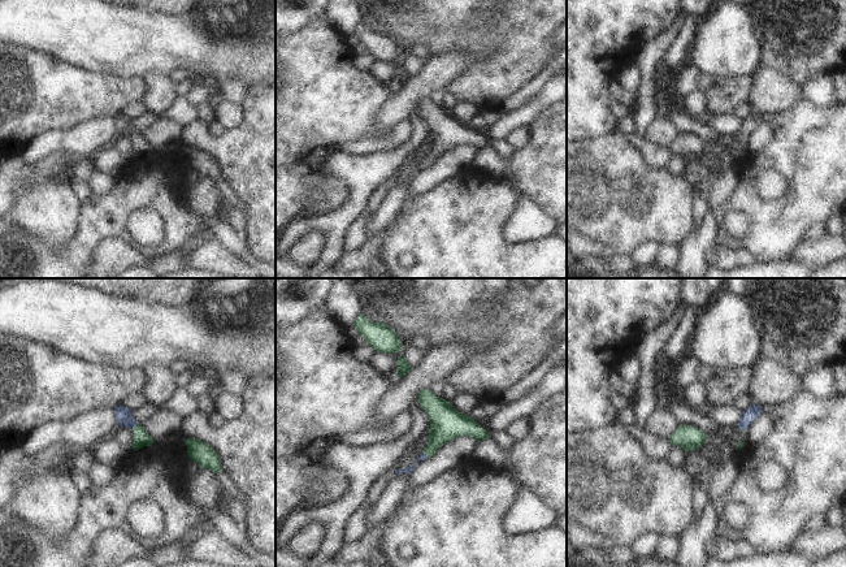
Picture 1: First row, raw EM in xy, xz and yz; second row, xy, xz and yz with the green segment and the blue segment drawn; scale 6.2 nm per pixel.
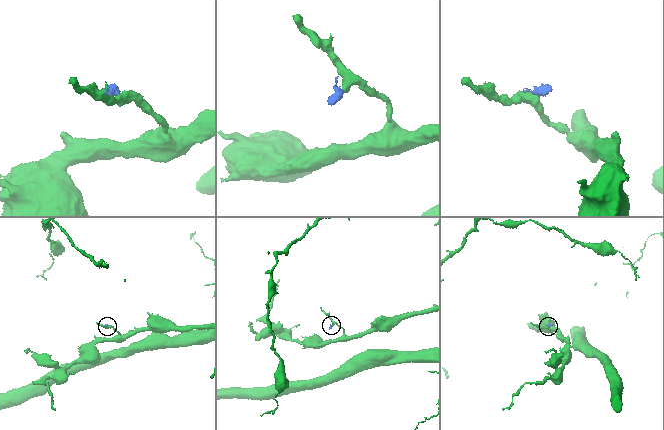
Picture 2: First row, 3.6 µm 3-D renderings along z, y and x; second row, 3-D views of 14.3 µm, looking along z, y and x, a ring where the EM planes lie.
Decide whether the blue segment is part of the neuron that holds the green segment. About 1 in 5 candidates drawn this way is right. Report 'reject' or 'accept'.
accept

